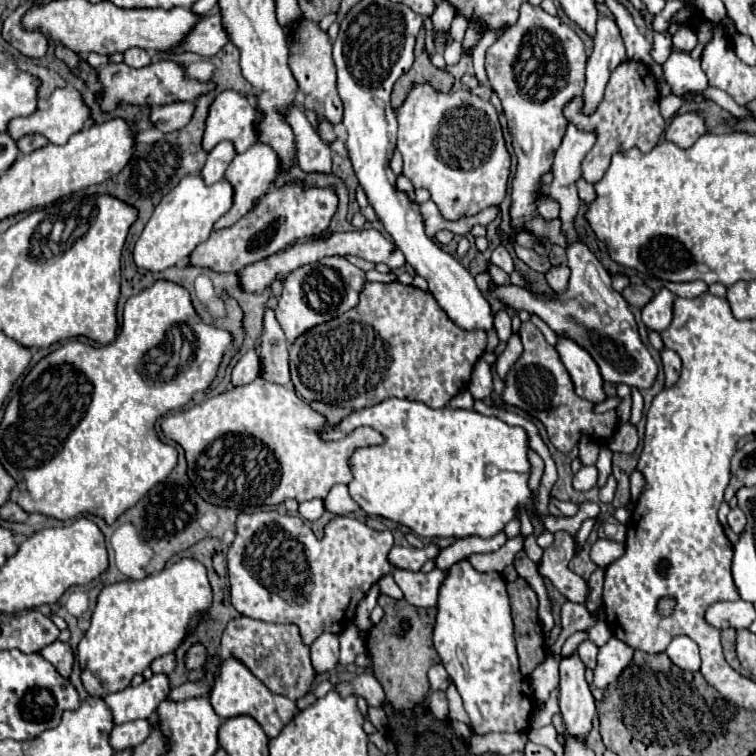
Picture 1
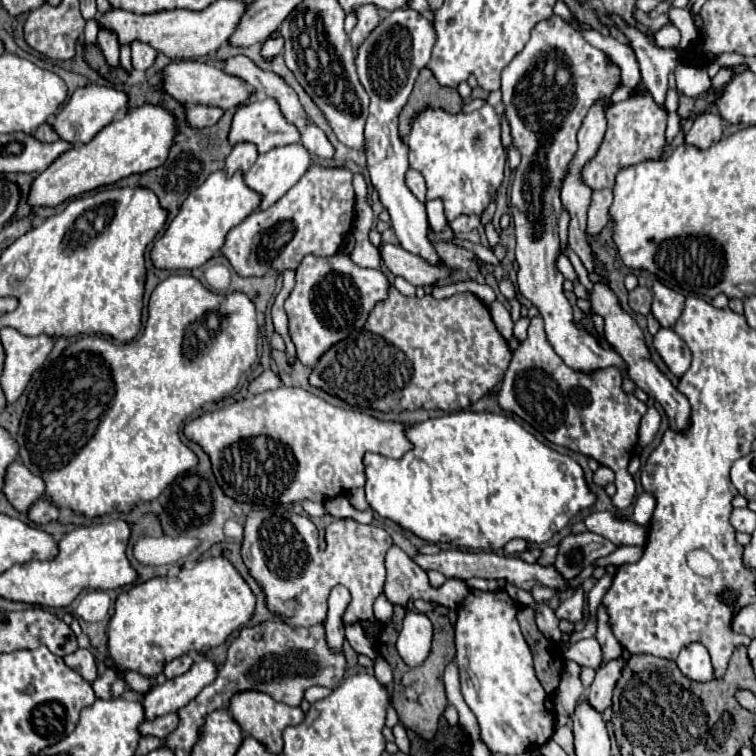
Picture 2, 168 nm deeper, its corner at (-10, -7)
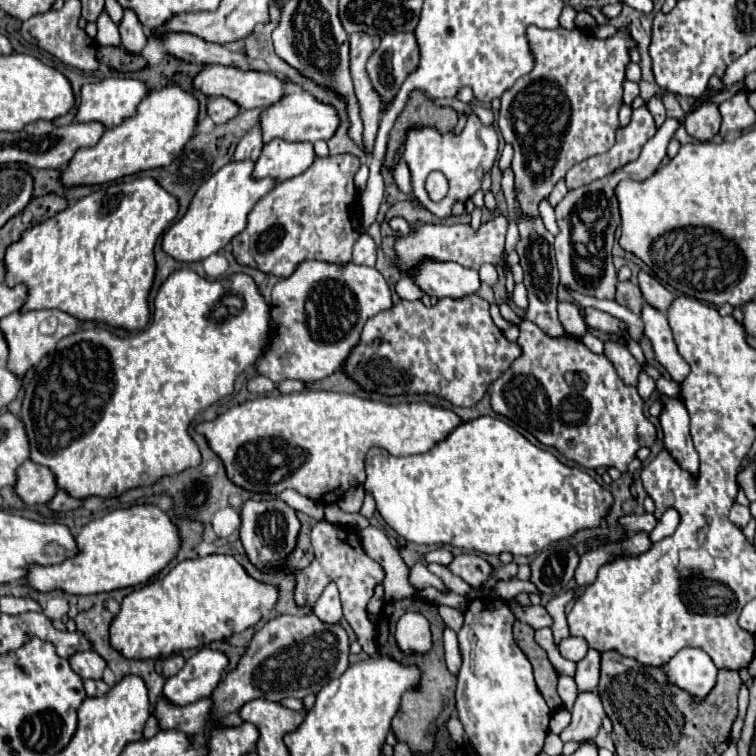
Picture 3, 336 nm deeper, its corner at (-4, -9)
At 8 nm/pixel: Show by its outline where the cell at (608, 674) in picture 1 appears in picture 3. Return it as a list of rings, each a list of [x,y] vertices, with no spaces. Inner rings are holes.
[[[580,692],[572,710],[572,722],[559,736],[564,743],[594,740],[604,716],[600,696],[596,692]]]

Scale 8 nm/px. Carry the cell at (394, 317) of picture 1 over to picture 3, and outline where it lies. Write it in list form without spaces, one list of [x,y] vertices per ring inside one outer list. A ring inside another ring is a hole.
[[[476,294],[464,298],[440,298],[432,306],[424,306],[422,300],[400,300],[392,308],[368,318],[360,342],[346,358],[342,372],[366,392],[378,392],[384,396],[432,394],[446,398],[454,406],[474,406],[488,386],[500,378],[518,356],[520,346],[504,338],[502,330],[498,330],[490,318],[488,302]]]

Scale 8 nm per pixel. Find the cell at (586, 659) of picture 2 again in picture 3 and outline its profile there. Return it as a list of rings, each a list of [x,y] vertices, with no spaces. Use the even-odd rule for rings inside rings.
[[[570,636],[570,638],[566,638],[566,640],[560,642],[558,650],[560,650],[560,654],[562,654],[566,660],[580,662],[580,660],[586,656],[586,652],[588,652],[588,642],[584,642],[584,638],[574,638],[574,636]]]

